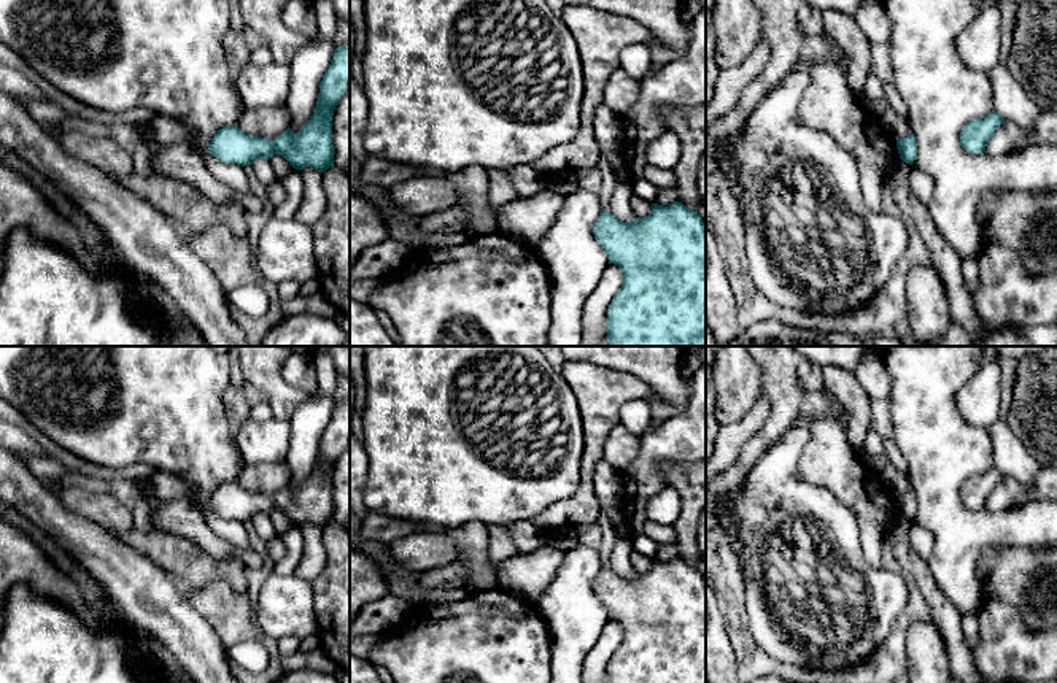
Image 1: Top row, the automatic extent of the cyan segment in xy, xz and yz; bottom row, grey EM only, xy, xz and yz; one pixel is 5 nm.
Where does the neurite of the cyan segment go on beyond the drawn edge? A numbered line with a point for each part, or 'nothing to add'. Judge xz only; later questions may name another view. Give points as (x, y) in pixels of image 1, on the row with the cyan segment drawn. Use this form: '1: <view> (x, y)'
nothing to add

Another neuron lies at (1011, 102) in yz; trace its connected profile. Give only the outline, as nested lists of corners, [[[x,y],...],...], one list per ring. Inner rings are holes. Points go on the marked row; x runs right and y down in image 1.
[[[998,64],[990,70],[990,81],[993,87],[995,113],[1005,121],[1019,125],[1033,124],[1040,110],[1027,97],[1024,89],[1012,79],[1006,65]]]

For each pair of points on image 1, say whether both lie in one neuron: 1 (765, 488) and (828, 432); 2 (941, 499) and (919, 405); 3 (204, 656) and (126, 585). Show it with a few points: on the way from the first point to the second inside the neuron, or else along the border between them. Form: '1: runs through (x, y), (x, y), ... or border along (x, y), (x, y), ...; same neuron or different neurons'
1: border along (790, 424), (809, 432), (798, 475), (822, 488); different neurons
2: runs through (938, 475), (938, 443), (929, 429); same neuron
3: runs through (185, 637), (145, 598); same neuron

